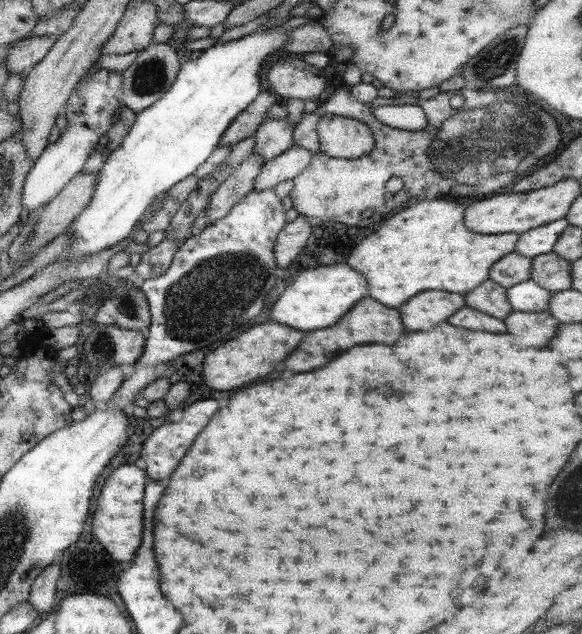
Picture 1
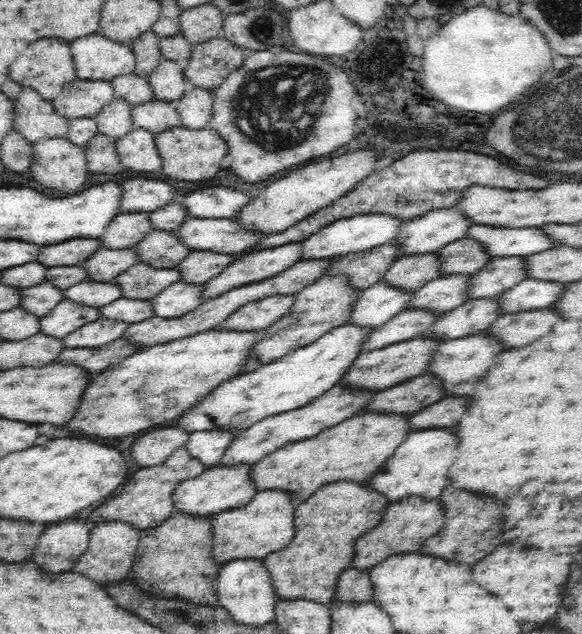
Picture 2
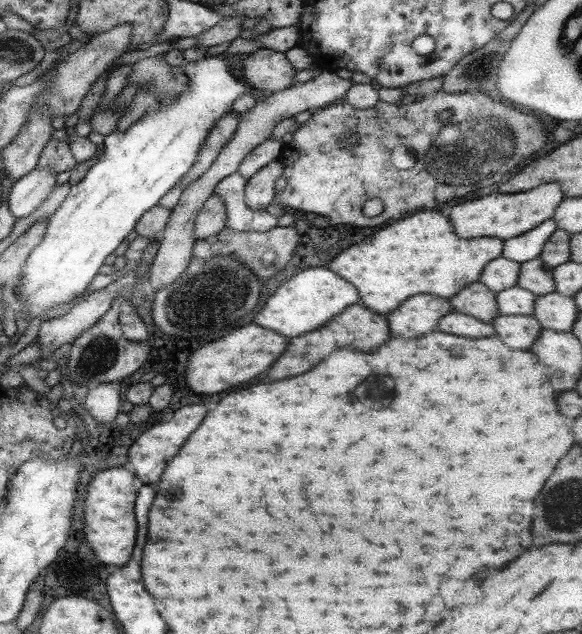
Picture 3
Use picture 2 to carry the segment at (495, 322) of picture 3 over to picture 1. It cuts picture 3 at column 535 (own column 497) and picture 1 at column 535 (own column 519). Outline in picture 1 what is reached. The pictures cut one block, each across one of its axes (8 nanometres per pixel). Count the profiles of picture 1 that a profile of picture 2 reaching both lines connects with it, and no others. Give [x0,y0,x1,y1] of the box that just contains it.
[503,311,559,348]

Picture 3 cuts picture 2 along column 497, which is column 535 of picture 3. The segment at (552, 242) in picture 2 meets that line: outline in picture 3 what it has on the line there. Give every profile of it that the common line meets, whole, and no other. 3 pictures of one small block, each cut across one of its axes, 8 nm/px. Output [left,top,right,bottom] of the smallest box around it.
[501,219,555,263]

